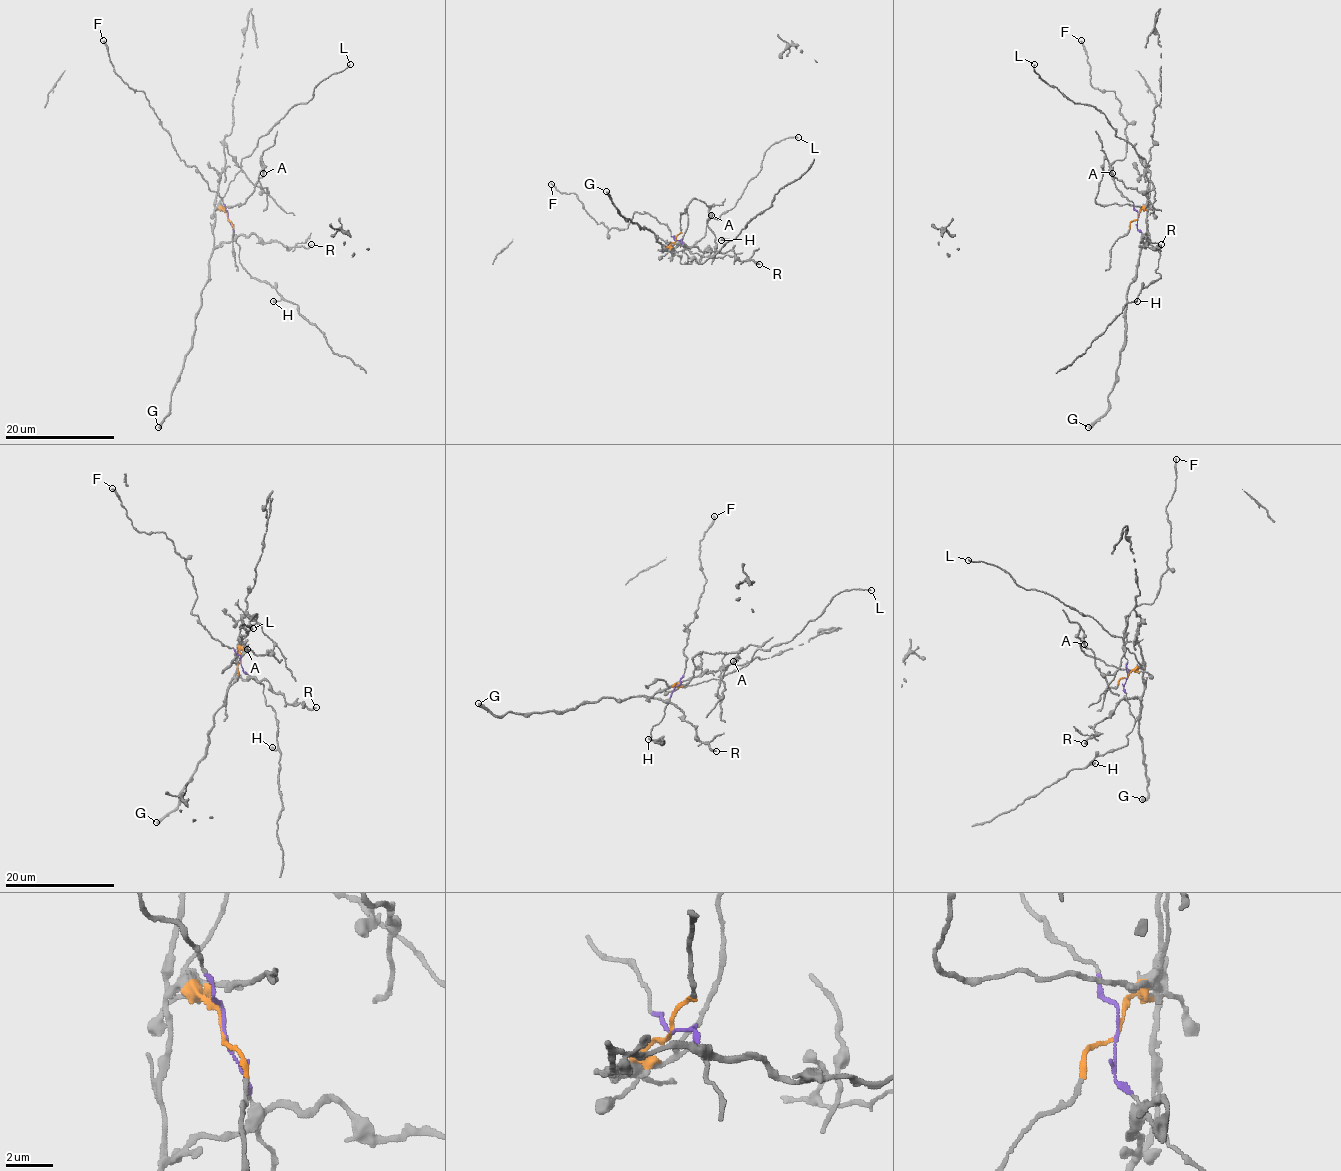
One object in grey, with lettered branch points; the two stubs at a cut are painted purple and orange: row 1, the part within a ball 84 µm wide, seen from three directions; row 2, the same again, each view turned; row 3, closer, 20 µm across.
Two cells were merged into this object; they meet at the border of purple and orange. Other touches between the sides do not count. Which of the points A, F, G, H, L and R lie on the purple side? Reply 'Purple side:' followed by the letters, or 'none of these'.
Purple side: F, H

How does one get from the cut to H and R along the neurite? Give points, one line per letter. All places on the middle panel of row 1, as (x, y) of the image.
H: (676, 240), (681, 242), (687, 262), (693, 258), (699, 264), (703, 264), (729, 240), (721, 240)
R: (676, 240), (661, 250), (681, 244), (693, 246), (706, 253), (733, 251), (741, 261), (759, 264)

